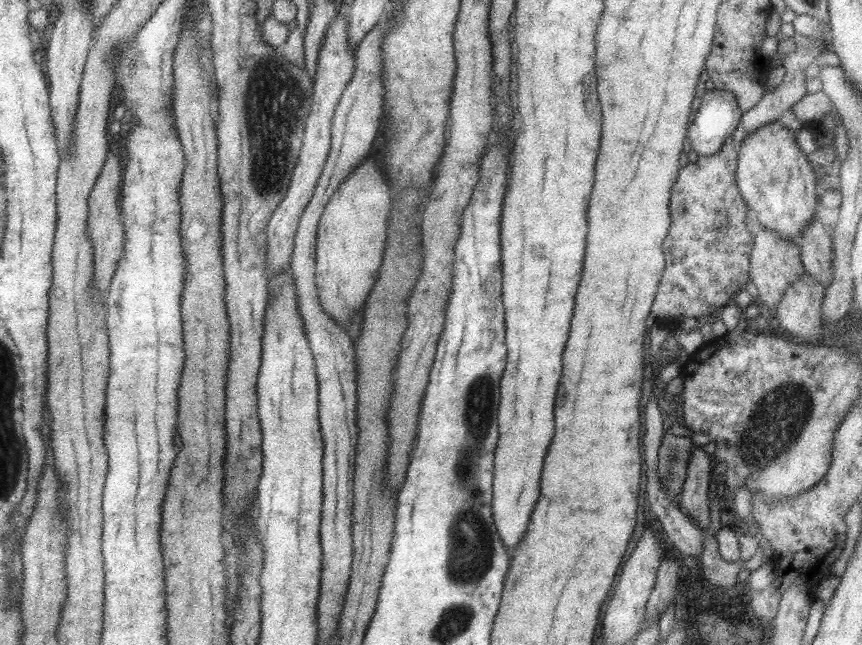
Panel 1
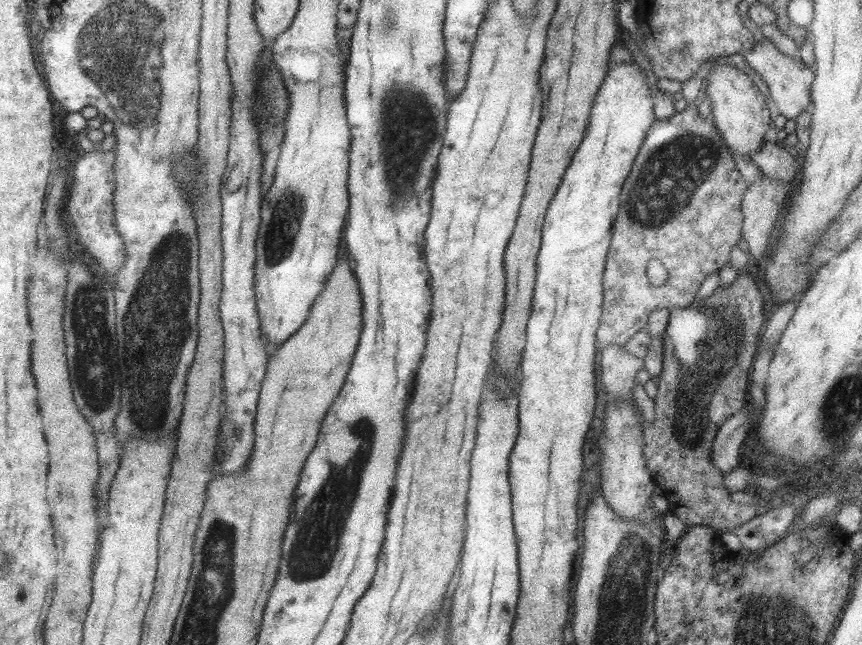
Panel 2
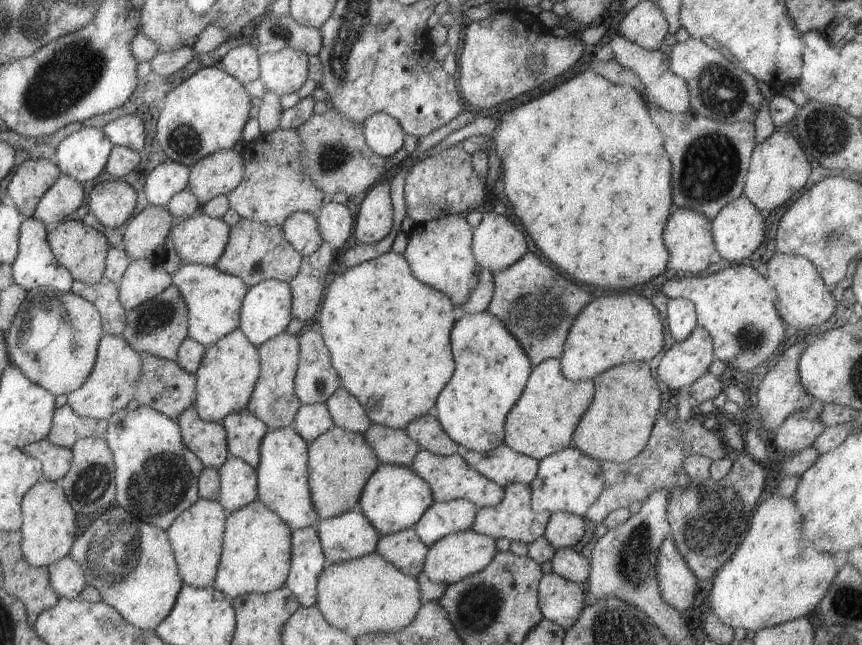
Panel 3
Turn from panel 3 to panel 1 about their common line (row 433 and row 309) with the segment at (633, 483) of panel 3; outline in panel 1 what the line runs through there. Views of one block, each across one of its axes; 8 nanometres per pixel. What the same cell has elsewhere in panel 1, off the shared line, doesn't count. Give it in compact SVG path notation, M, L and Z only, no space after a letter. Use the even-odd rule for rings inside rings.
M730 137L723 142L721 148L719 148L715 154L711 154L711 156L697 155L694 162L687 162L685 166L679 168L675 182L671 185L671 190L669 192L669 213L671 224L669 224L669 228L667 228L667 236L663 239L661 244L661 251L663 251L664 260L663 272L661 272L662 276L657 284L655 296L653 296L649 316L647 316L647 320L645 320L645 328L648 329L650 326L657 325L669 330L678 329L682 316L689 316L697 320L699 317L708 319L709 315L713 310L715 310L715 308L721 308L732 302L735 294L740 289L744 288L745 282L749 279L749 257L752 246L752 237L751 234L747 232L747 228L745 228L744 217L748 207L746 206L742 196L739 194L739 189L737 189L735 182L735 164L737 164L737 153L735 153L733 138ZM734 281L737 283L735 289L731 287L731 283Z

